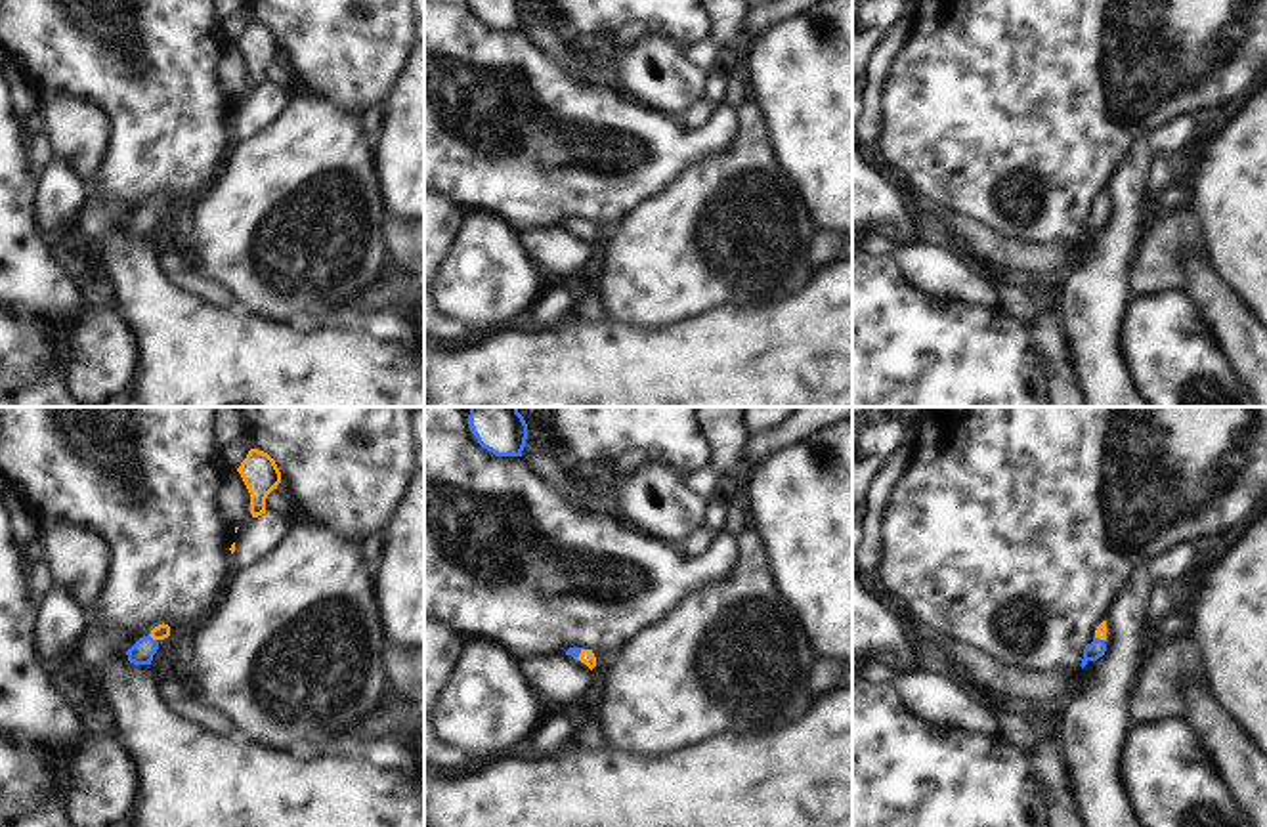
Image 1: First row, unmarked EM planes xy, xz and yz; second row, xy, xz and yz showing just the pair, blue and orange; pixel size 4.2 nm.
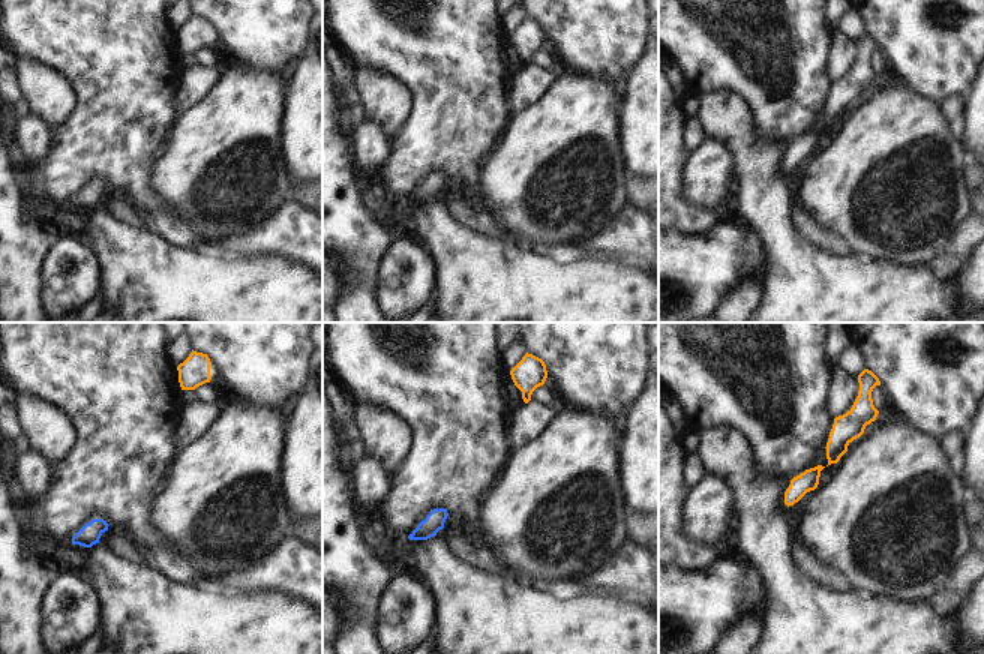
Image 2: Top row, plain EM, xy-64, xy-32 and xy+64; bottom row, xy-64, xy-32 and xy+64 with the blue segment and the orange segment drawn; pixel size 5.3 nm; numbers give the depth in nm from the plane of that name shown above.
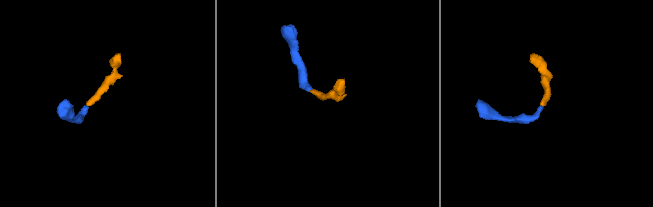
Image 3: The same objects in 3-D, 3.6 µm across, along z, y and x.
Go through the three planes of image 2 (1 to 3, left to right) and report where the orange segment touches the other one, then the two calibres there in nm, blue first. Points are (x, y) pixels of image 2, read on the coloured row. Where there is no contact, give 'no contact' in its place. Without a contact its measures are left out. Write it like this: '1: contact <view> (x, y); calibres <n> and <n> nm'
1: no contact
2: no contact
3: no contact

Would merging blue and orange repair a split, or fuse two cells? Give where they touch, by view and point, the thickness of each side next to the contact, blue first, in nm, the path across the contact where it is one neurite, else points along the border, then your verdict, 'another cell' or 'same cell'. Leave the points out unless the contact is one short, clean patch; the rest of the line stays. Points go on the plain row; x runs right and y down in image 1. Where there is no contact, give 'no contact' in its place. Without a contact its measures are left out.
xy (151, 211) | 100/60 nm | across xy (142, 224), (151, 211), (163, 203) | same cell

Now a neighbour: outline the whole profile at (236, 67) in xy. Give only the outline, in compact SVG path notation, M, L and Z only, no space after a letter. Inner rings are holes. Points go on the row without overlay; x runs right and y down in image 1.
M237 42L227 44L224 59L224 84L235 99L245 97L252 90L250 65Z

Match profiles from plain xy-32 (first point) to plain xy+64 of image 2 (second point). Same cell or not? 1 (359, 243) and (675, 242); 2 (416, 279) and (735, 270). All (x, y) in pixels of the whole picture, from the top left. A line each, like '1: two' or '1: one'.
1: two
2: two

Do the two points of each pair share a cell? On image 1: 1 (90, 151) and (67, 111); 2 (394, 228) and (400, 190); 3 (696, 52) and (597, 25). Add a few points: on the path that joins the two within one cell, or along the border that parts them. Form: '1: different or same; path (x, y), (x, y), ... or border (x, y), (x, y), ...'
1: same; path (86, 142), (69, 121)
2: different; border (390, 214), (404, 220)
3: different; border (706, 39), (688, 48)

